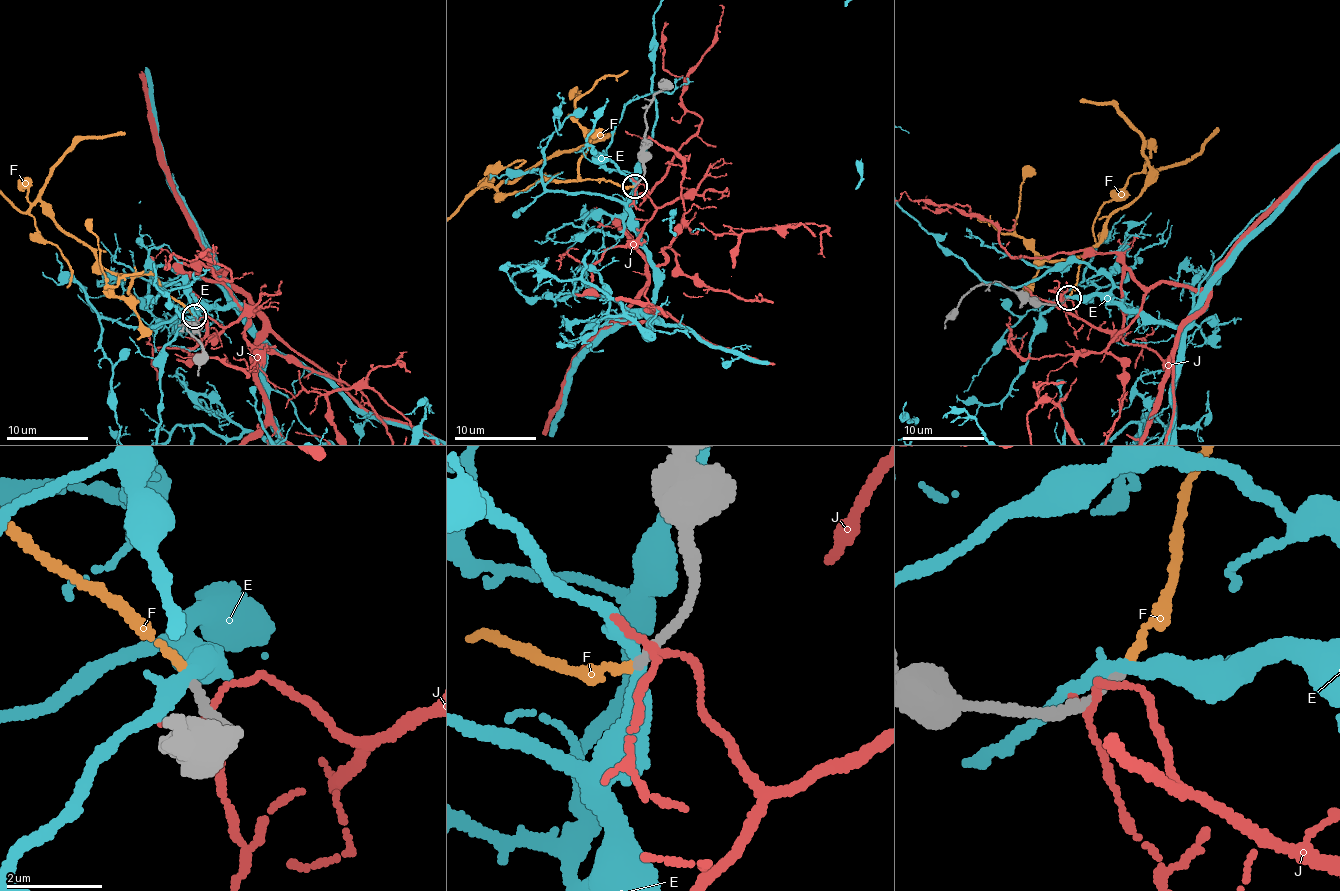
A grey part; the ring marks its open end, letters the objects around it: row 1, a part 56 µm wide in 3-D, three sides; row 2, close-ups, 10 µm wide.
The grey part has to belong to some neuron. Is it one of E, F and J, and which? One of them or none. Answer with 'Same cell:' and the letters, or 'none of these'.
Same cell: F

